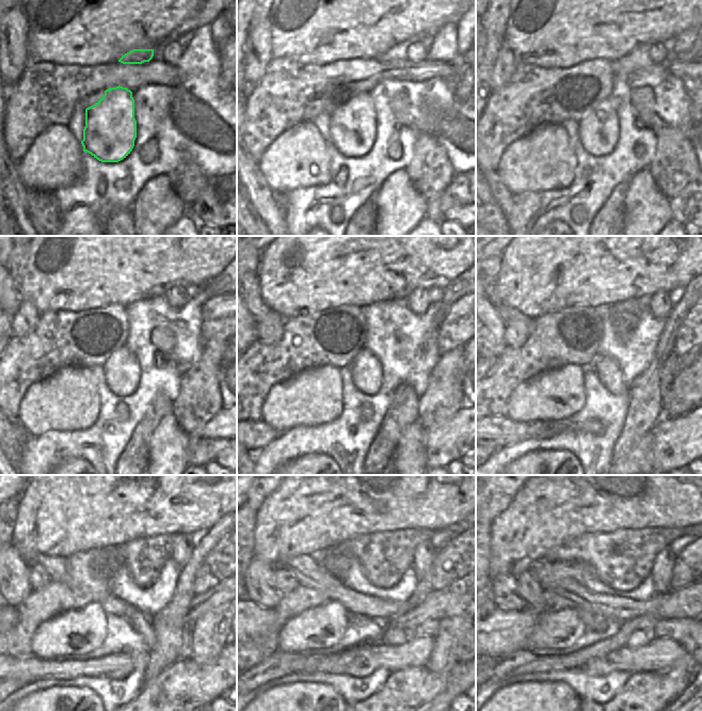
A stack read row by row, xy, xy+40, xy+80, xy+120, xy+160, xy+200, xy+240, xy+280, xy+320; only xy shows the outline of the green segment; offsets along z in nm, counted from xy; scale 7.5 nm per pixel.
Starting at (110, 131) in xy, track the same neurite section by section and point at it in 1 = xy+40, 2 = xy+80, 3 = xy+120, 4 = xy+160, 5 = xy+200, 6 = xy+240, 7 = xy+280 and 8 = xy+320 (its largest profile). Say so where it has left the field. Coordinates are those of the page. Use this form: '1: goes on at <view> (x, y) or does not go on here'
1: goes on at xy+40 (352, 129)
2: goes on at xy+80 (599, 129)
3: goes on at xy+120 (122, 369)
4: goes on at xy+160 (366, 369)
5: goes on at xy+200 (607, 369)
6: goes on at xy+240 (140, 621)
7: goes on at xy+280 (393, 636)
8: goes on at xy+320 (639, 637)

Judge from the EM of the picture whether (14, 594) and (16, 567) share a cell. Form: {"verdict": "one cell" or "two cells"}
{"verdict": "one cell"}

